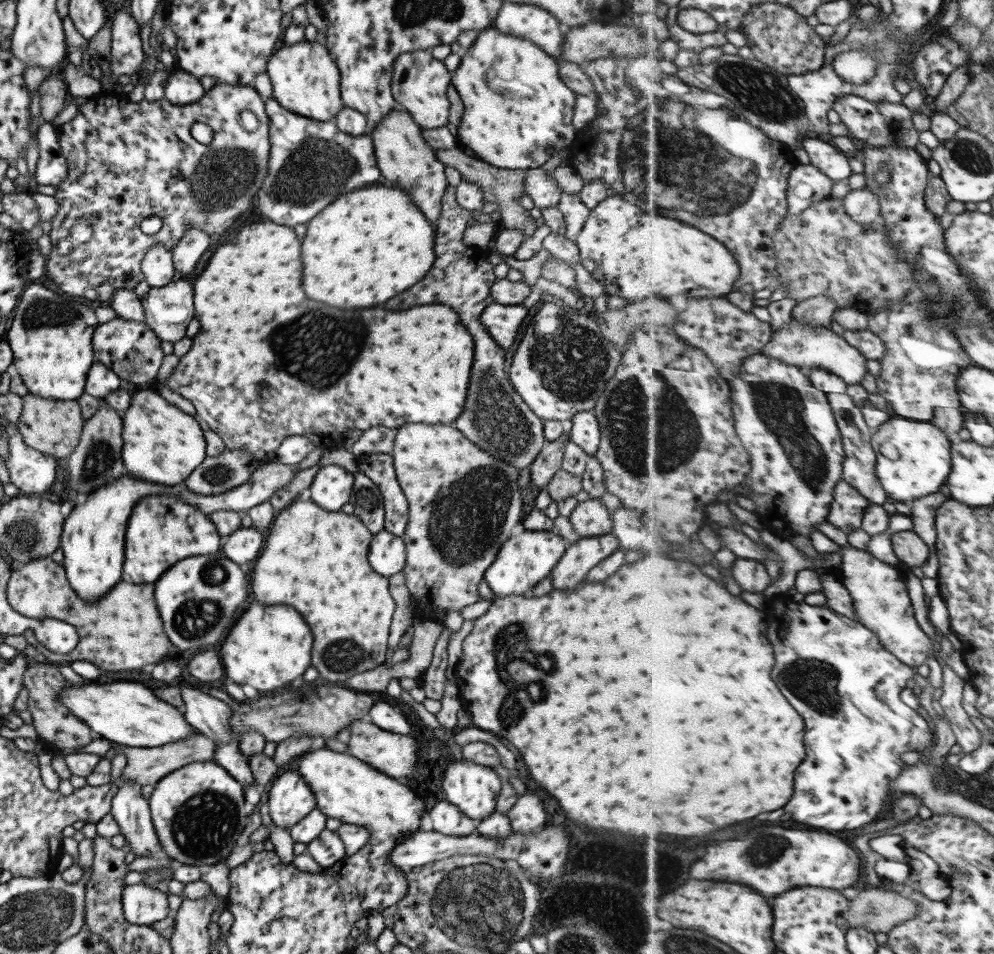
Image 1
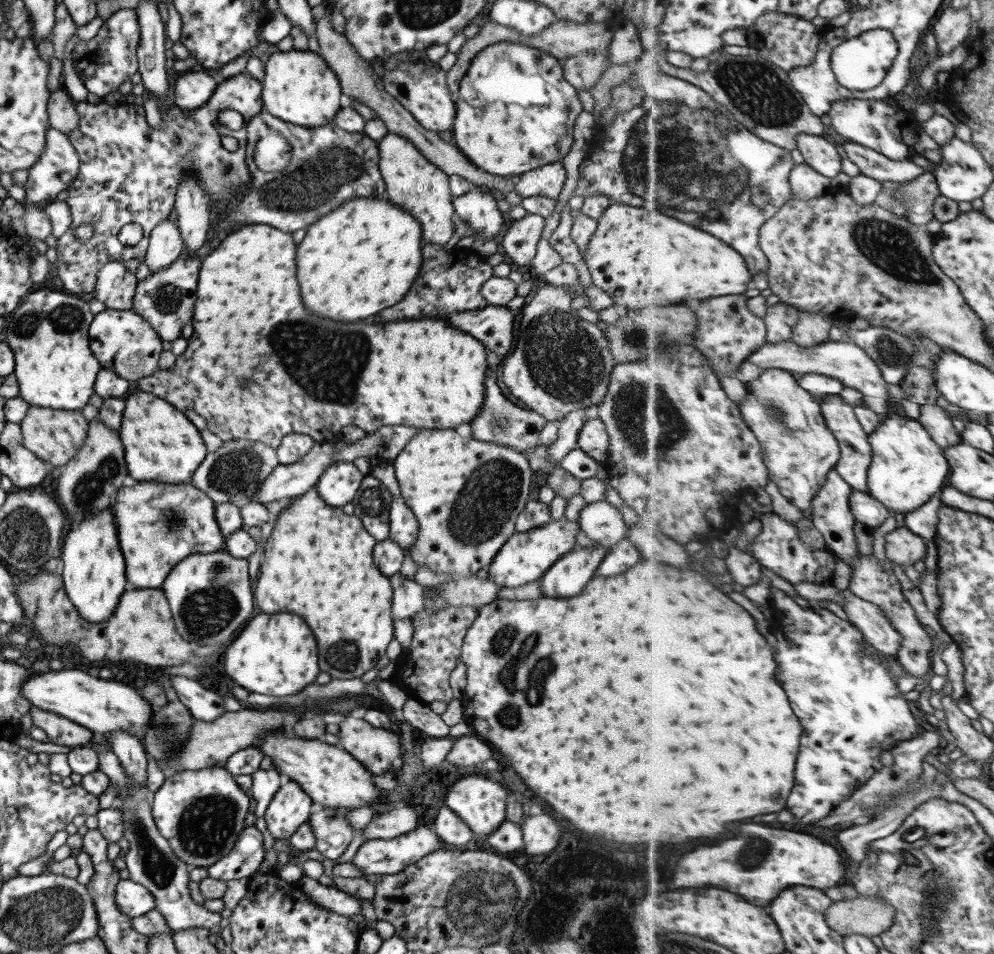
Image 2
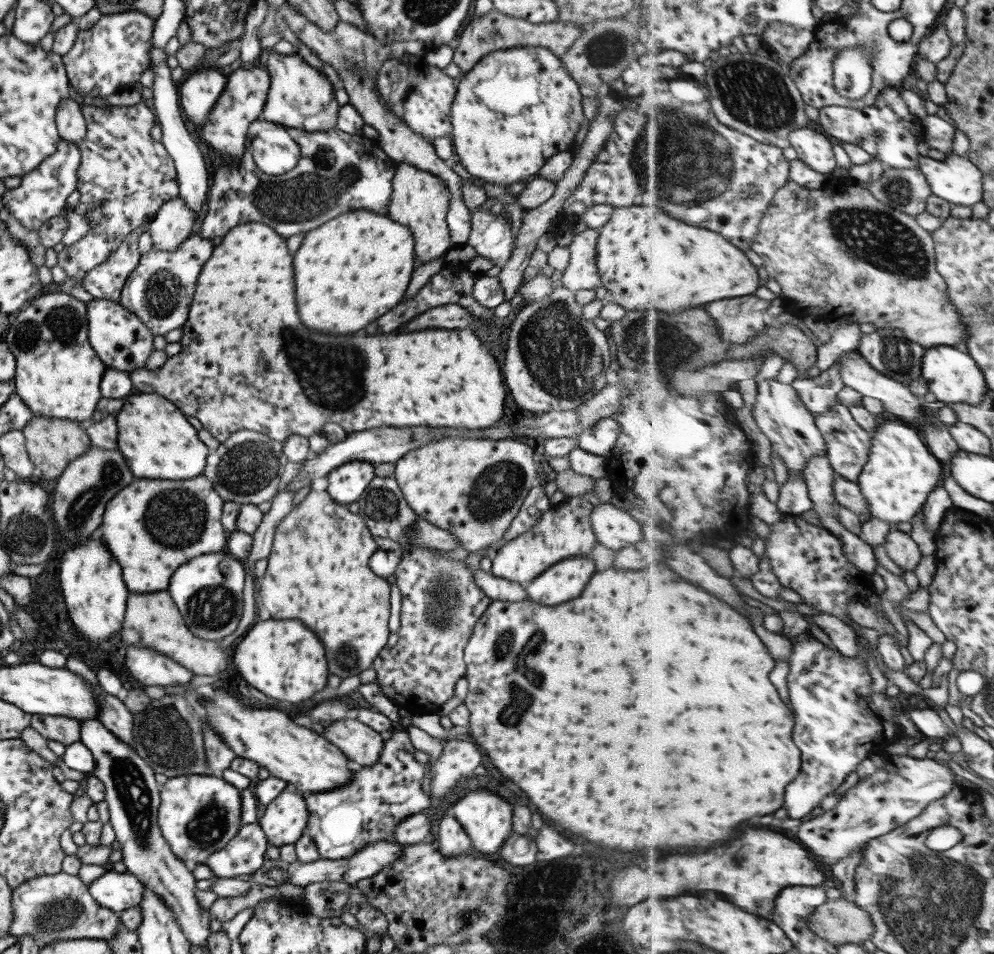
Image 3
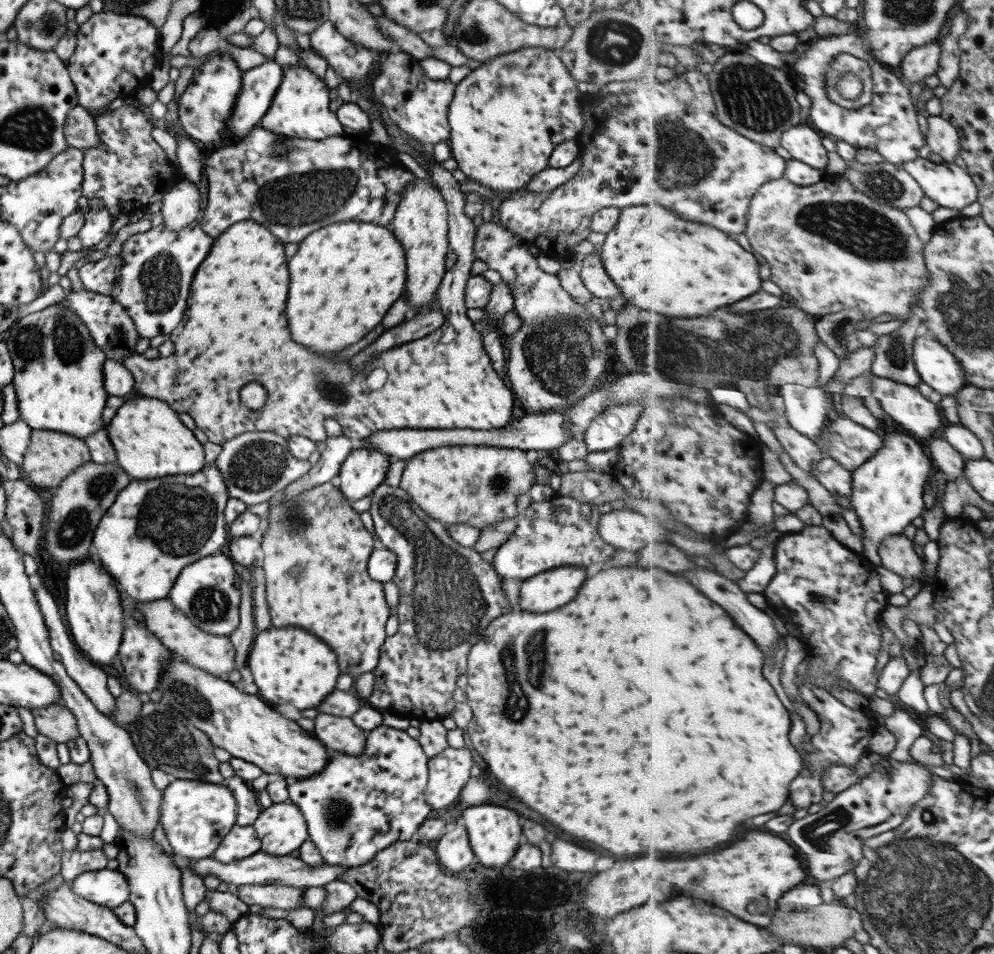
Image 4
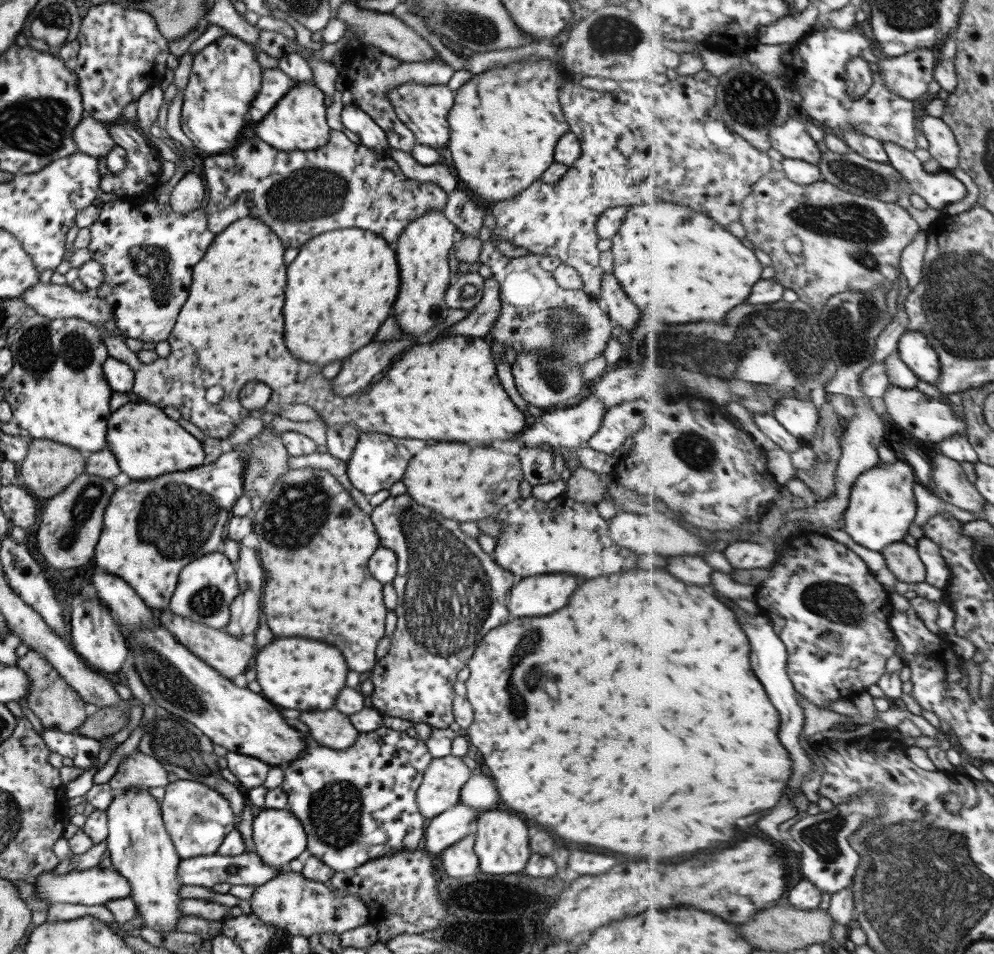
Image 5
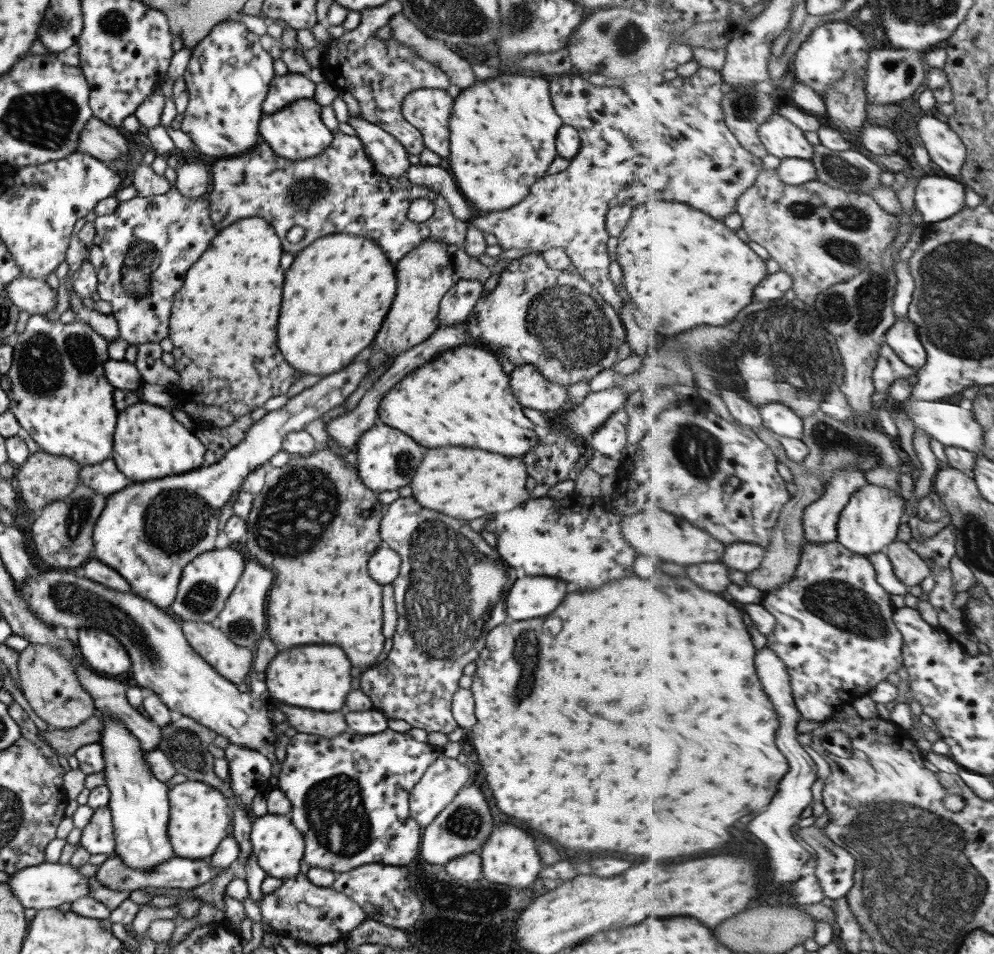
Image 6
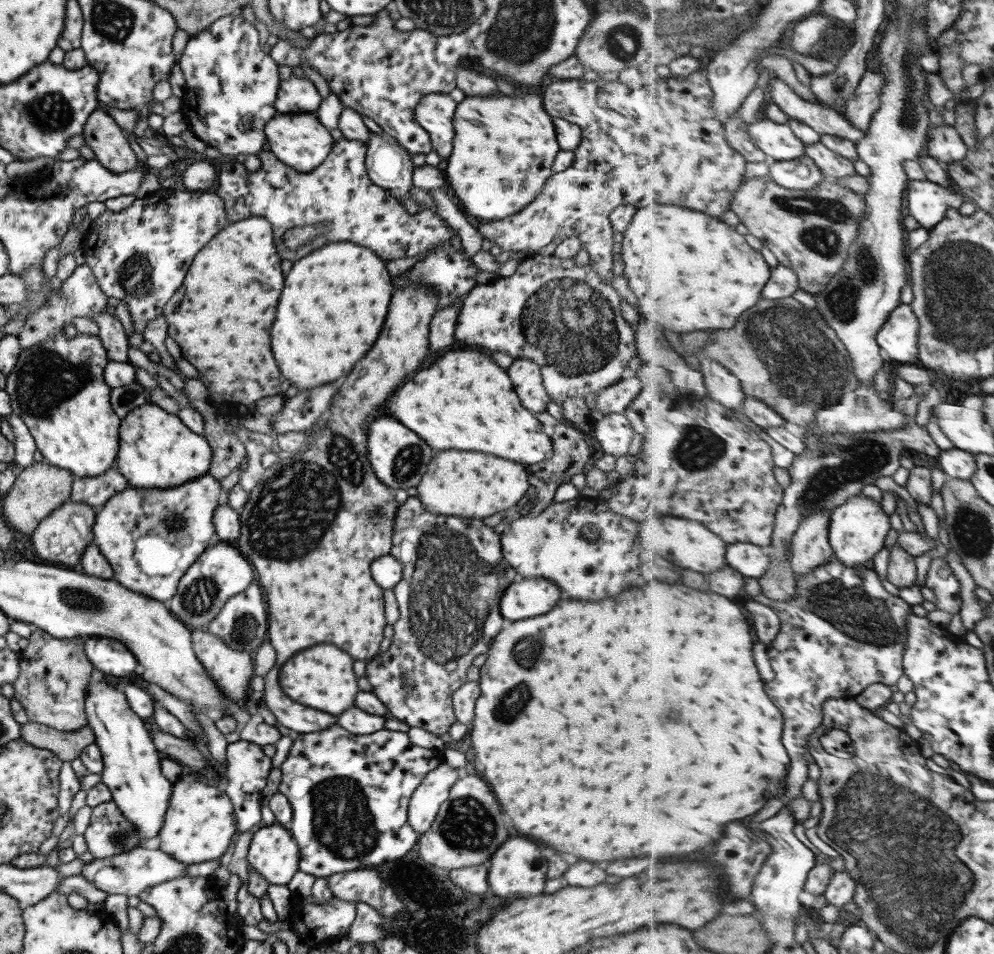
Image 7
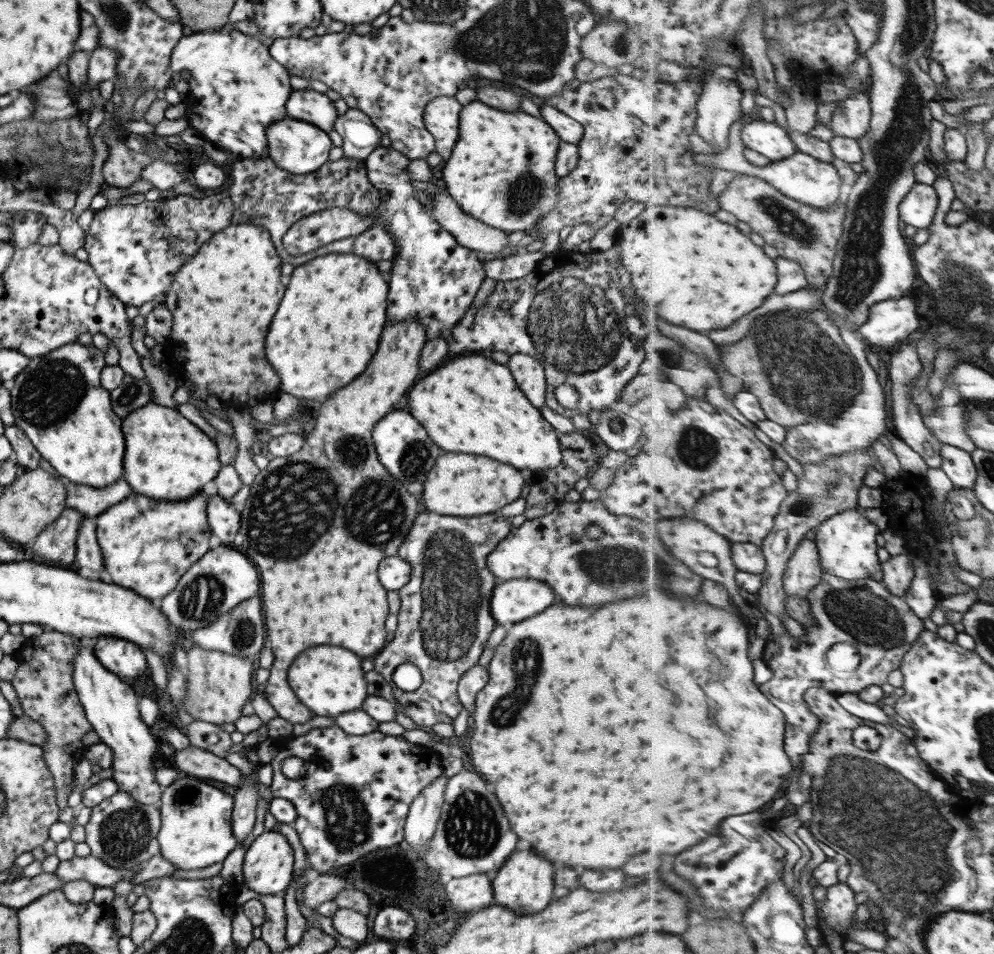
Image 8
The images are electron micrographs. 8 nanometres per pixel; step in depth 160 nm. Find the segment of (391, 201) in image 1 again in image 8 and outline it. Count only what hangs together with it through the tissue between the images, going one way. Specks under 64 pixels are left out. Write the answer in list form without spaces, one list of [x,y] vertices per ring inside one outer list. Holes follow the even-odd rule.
[[[324,254],[297,266],[289,276],[289,284],[285,286],[285,294],[265,336],[265,356],[279,376],[280,392],[295,396],[301,403],[327,398],[361,374],[377,350],[385,324],[387,291],[387,281],[383,280],[375,263],[356,254]]]

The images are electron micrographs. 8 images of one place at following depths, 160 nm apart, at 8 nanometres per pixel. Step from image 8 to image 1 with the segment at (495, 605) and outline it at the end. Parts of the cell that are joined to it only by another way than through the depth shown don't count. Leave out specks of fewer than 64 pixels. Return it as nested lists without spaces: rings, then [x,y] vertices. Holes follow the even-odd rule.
[[[612,533],[594,537],[581,537],[567,544],[561,558],[551,569],[553,589],[571,590],[585,578],[590,568],[619,548],[618,540]]]

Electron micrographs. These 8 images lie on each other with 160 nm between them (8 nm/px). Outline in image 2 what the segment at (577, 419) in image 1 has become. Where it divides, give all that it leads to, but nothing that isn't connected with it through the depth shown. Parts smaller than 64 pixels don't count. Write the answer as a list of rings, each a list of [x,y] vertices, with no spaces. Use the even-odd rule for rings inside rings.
[[[598,418],[585,419],[576,438],[576,448],[599,464],[604,464],[608,456],[607,446],[608,434],[603,422]]]

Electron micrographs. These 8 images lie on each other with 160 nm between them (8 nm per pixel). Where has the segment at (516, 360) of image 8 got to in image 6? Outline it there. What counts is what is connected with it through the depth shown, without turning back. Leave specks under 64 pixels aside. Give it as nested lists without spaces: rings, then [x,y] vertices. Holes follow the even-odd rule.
[[[521,365],[509,374],[509,386],[521,406],[540,412],[567,407],[567,388],[547,382],[533,365]]]

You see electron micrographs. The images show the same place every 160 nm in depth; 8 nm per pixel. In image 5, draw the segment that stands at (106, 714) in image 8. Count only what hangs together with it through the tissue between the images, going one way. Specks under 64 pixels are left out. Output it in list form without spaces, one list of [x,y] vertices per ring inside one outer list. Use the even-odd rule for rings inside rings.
[[[129,786],[125,790],[113,793],[113,798],[111,798],[111,803],[107,806],[105,813],[108,831],[105,844],[109,853],[111,868],[129,883],[132,901],[135,902],[136,911],[143,919],[143,923],[140,924],[141,927],[157,932],[175,931],[175,925],[179,917],[182,916],[180,911],[180,900],[182,898],[177,895],[177,890],[182,884],[176,874],[180,859],[163,827],[159,805],[148,794],[146,788]]]

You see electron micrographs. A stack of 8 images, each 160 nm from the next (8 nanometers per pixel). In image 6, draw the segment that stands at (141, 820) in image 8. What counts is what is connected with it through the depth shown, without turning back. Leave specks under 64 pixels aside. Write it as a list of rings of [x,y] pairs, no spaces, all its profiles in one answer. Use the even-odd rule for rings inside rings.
[[[108,807],[95,808],[88,824],[77,833],[77,844],[83,847],[89,855],[112,855],[115,842],[111,814]]]

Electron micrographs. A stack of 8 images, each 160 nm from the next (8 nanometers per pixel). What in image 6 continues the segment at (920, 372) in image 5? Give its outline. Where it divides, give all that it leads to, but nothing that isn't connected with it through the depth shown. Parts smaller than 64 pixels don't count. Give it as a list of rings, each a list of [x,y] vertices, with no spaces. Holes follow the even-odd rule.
[[[909,316],[895,322],[886,335],[885,344],[891,346],[905,364],[913,366],[917,371],[927,364],[926,348],[919,339],[917,324]]]

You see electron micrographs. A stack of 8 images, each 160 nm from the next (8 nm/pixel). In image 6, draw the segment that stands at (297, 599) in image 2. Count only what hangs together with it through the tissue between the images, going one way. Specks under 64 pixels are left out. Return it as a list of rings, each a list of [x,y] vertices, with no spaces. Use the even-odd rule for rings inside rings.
[[[327,439],[327,446],[318,447],[311,454],[290,456],[289,461],[281,467],[267,466],[264,475],[264,485],[259,493],[255,494],[252,500],[250,511],[245,516],[246,534],[244,537],[245,548],[247,554],[252,560],[257,560],[263,568],[271,570],[273,576],[273,584],[269,588],[267,594],[267,634],[273,640],[273,644],[277,646],[277,650],[283,648],[291,648],[291,646],[299,646],[299,644],[335,644],[339,646],[343,652],[347,652],[347,658],[351,662],[351,666],[371,666],[375,664],[375,658],[381,653],[384,637],[381,635],[381,586],[377,582],[373,582],[365,570],[365,562],[367,558],[375,552],[377,546],[382,546],[382,540],[378,535],[379,523],[385,506],[377,500],[377,493],[369,490],[360,480],[356,473],[356,463],[354,465],[346,465],[343,459],[347,451],[335,448],[332,440]]]

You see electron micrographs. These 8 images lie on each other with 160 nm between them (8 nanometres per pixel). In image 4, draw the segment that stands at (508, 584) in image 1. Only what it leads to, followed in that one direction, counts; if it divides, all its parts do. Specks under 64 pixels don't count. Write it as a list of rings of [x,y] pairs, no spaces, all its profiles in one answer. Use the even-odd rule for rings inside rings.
[[[556,495],[551,499],[531,501],[523,515],[517,515],[517,524],[511,536],[496,548],[490,564],[501,578],[520,582],[563,565],[586,568],[595,562],[607,562],[616,548],[601,540],[598,533],[599,517],[597,506],[569,497]]]

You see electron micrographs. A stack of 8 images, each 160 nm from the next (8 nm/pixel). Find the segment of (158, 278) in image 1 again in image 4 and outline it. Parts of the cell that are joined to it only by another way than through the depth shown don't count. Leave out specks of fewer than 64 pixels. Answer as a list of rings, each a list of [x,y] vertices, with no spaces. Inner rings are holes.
[[[182,179],[161,199],[162,225],[177,232],[199,214],[199,192],[192,182]]]

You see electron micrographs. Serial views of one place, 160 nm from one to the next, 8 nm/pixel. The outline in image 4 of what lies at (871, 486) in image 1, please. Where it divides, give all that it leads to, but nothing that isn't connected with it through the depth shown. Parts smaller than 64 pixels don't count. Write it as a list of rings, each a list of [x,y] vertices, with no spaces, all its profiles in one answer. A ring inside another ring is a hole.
[[[843,412],[826,424],[821,435],[824,440],[828,440],[829,457],[852,473],[884,446],[884,439],[877,432],[856,423]]]

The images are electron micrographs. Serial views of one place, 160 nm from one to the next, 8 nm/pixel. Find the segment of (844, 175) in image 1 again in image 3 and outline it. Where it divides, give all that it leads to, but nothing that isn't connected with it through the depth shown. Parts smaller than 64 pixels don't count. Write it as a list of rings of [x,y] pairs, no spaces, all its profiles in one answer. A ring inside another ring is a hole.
[[[811,128],[794,130],[790,134],[791,146],[798,152],[798,158],[821,174],[830,174],[837,168],[833,142]]]

